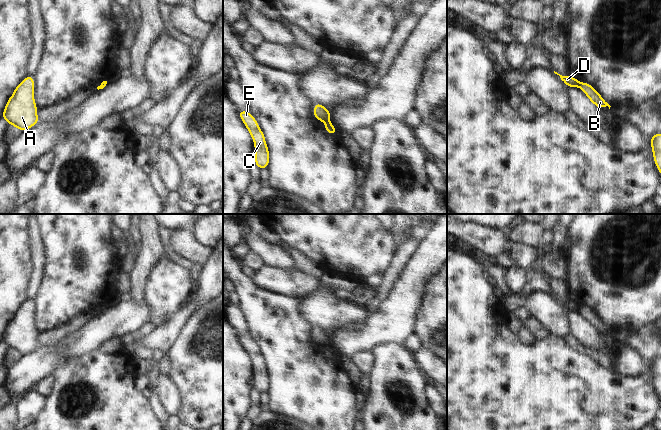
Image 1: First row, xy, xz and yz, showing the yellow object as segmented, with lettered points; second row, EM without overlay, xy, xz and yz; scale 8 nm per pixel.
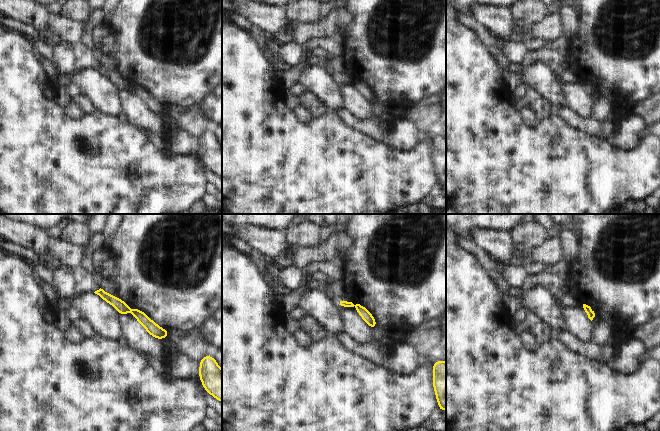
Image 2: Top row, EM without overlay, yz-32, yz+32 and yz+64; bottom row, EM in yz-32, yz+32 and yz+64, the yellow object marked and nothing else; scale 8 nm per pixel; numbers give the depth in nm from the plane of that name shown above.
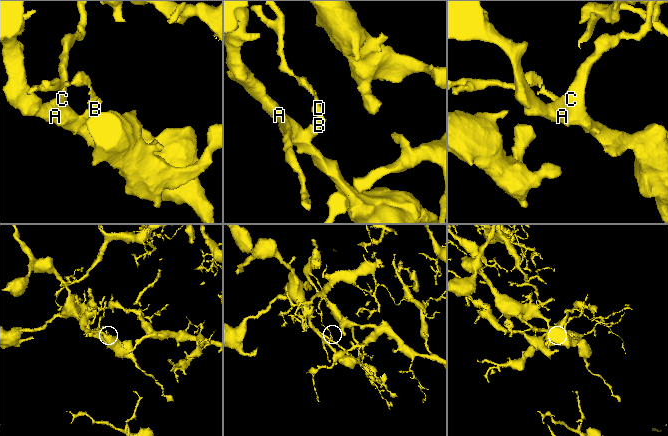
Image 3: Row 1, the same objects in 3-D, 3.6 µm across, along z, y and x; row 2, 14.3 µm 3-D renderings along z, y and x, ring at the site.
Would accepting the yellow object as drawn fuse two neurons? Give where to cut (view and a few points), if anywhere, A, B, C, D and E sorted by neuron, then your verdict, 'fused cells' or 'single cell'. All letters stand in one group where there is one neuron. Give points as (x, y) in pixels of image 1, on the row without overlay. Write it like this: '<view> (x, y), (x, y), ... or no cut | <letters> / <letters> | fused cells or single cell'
xz (325, 346), (329, 347) | A B C E / D | fused cells

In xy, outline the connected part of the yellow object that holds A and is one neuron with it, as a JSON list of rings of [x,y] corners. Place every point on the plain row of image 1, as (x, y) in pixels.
[[[27,299],[27,302],[22,304],[14,313],[14,318],[8,323],[2,342],[8,348],[23,355],[40,345],[37,342],[37,335],[34,325],[34,301]]]

